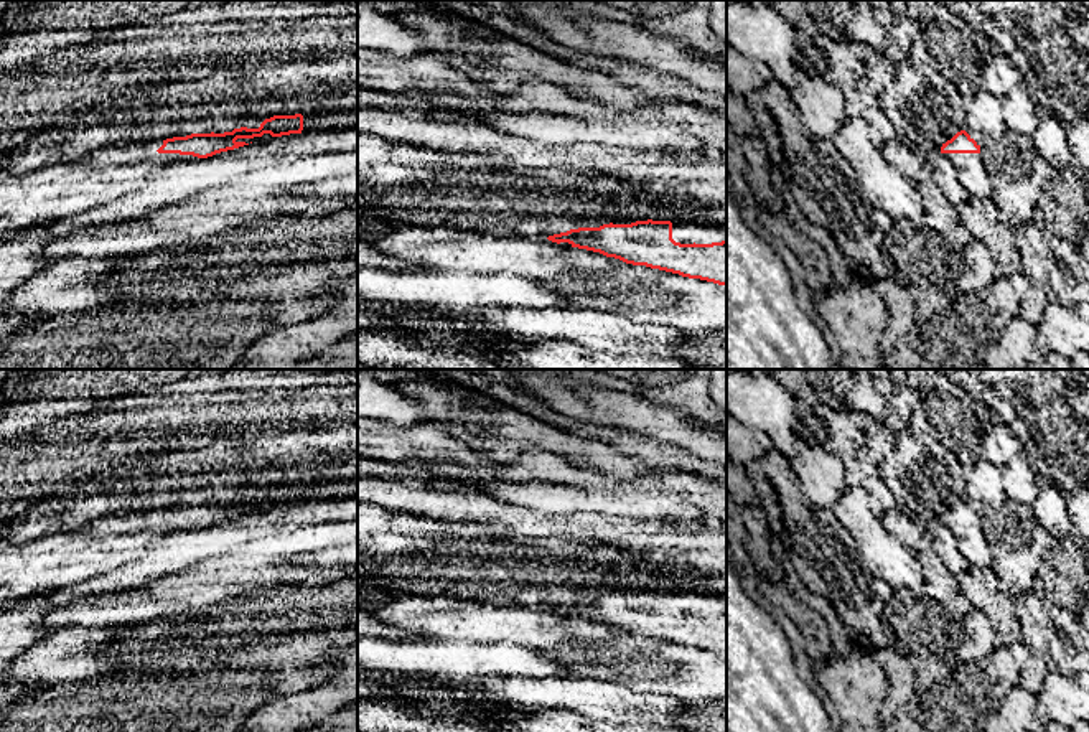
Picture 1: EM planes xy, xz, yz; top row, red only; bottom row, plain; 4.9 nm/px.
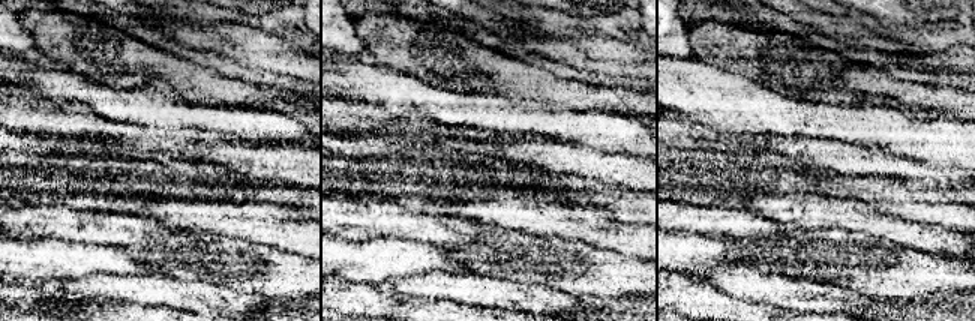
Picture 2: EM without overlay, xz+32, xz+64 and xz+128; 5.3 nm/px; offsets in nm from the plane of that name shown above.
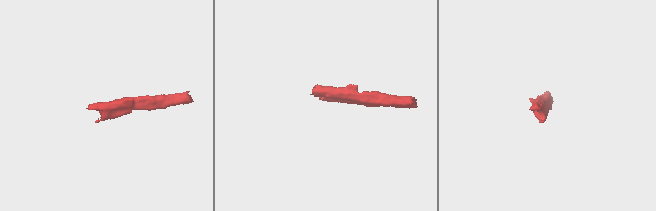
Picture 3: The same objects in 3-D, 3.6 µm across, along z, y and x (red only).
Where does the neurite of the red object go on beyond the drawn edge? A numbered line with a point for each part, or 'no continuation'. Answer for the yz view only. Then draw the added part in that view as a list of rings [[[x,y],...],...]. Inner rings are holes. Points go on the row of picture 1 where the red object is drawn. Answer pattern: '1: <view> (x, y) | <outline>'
1: yz (972, 175) | [[[942,153],[957,171],[959,183],[969,196],[989,199],[992,181],[982,163],[980,153]]]

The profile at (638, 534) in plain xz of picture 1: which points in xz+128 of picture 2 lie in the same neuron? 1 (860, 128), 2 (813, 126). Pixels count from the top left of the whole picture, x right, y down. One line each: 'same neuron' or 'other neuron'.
1: other neuron
2: other neuron

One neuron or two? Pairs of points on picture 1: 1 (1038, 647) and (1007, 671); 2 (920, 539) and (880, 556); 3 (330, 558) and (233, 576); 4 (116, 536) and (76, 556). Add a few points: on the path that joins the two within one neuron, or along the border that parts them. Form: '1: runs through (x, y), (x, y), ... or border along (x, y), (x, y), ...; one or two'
1: border along (1022, 642), (1030, 653); two
2: border along (880, 518), (882, 525), (915, 554); two
3: border along (338, 546), (313, 554), (297, 554), (289, 561); two
4: runs through (106, 544), (86, 551); one

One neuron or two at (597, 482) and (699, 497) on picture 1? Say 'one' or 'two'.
one

